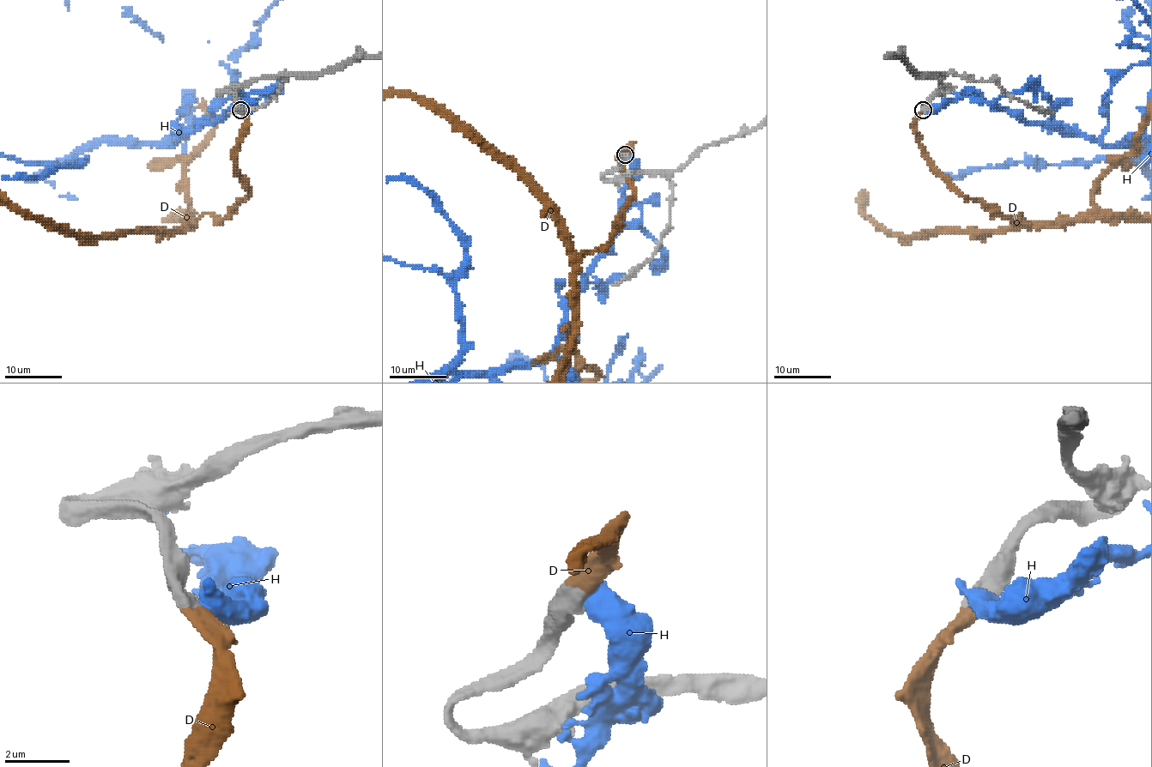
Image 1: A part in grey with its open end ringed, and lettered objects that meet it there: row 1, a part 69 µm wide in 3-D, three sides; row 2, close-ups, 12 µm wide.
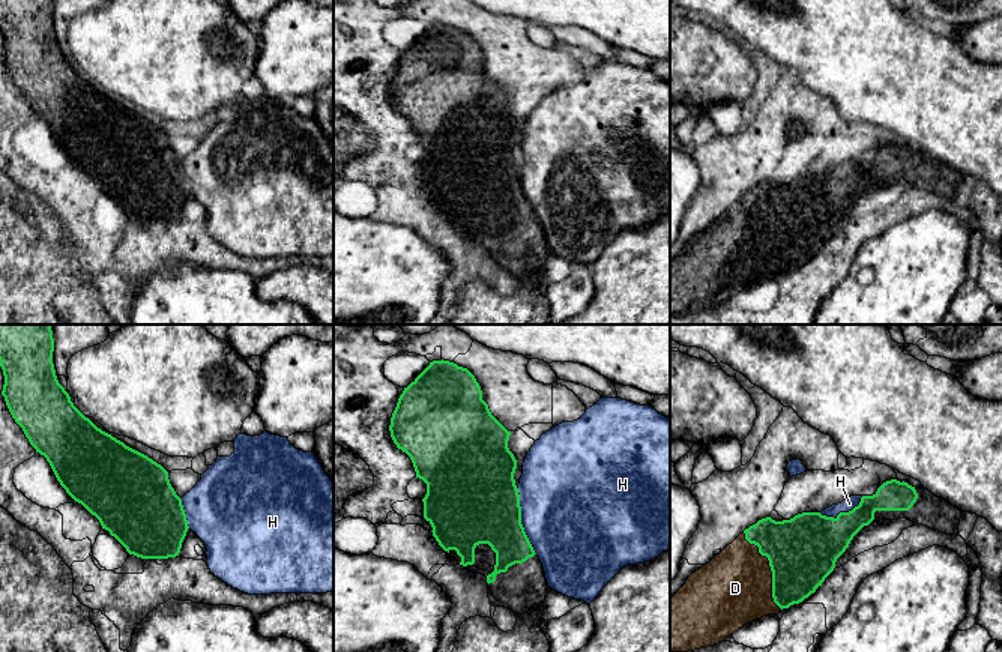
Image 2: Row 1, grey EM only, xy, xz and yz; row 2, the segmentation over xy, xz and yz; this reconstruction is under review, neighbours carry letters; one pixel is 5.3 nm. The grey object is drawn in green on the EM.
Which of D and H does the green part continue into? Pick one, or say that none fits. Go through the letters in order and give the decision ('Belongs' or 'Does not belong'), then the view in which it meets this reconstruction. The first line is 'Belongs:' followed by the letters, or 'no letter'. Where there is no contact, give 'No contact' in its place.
Belongs: D
D: Belongs. Touches green in yz
H: Does not belong. Touches green in xz

